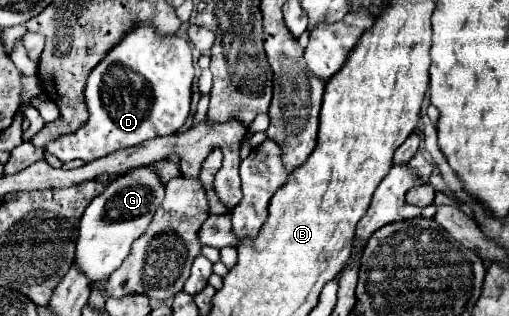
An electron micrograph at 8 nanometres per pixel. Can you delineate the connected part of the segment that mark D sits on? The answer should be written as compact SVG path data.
M140 24L92 70L86 86L88 122L78 132L48 144L48 150L62 162L76 158L92 162L150 138L174 134L190 114L192 80L194 64L190 44L180 36L160 36L154 26Z

